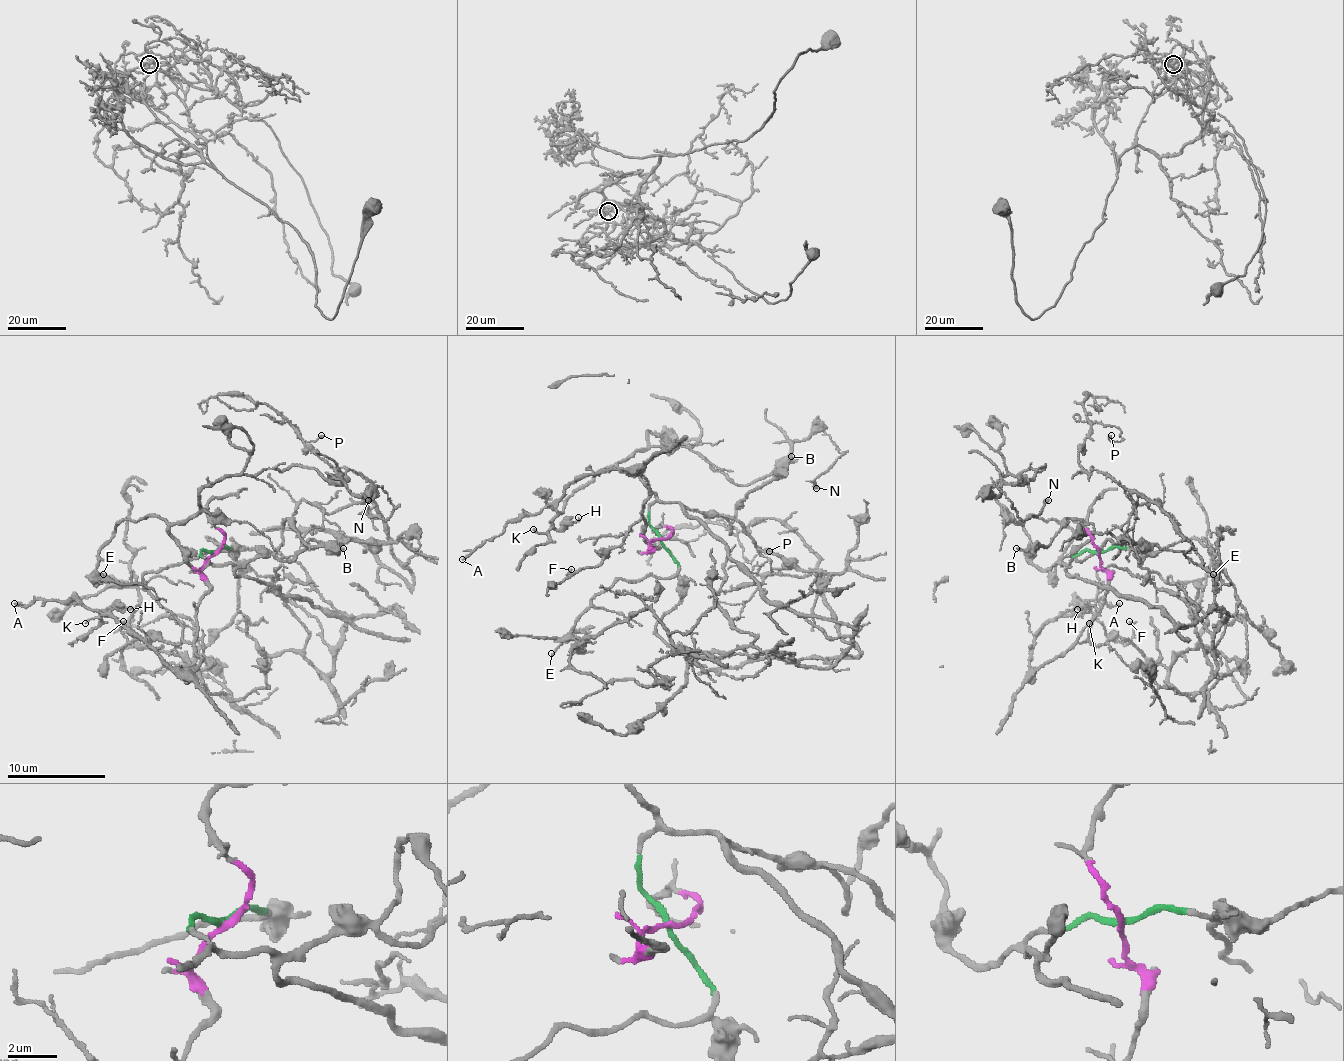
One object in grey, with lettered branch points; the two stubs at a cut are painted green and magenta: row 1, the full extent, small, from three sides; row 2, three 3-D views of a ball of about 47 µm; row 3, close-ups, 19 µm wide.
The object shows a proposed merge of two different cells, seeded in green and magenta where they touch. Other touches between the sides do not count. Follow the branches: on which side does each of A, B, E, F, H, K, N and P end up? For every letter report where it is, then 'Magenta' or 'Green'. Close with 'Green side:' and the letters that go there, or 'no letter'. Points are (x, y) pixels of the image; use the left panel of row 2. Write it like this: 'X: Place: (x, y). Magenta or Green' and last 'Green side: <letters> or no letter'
A: Place: (14, 603). Magenta
B: Place: (343, 548). Green
E: Place: (103, 574). Green
F: Place: (123, 621). Magenta
H: Place: (130, 609). Magenta
K: Place: (85, 623). Magenta
N: Place: (368, 500). Green
P: Place: (321, 435). Green
Green side: B, E, N, P

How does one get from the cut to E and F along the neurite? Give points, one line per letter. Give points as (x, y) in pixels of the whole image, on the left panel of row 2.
E: (214, 553), (221, 546), (229, 548), (170, 563), (153, 571), (138, 583), (121, 583), (104, 573)
F: (214, 553), (202, 568), (209, 588), (197, 607), (195, 639), (128, 639), (124, 622)

